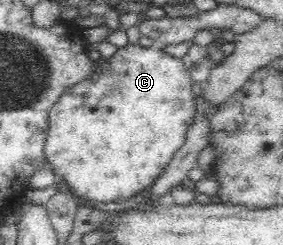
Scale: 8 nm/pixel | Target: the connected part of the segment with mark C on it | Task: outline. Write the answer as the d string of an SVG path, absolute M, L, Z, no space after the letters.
M139 42L127 43L124 47L118 48L115 54L112 54L106 61L99 65L95 72L91 73L89 78L77 82L70 86L65 94L59 97L59 100L51 107L49 114L49 129L47 139L44 146L46 158L53 166L53 172L58 178L66 181L71 190L77 192L81 196L86 196L91 201L99 202L122 202L144 189L147 189L162 174L169 162L175 157L179 148L183 146L189 132L189 126L193 124L196 116L195 95L191 93L192 78L185 68L182 59L173 57L163 50L163 45L154 45L144 47Z

